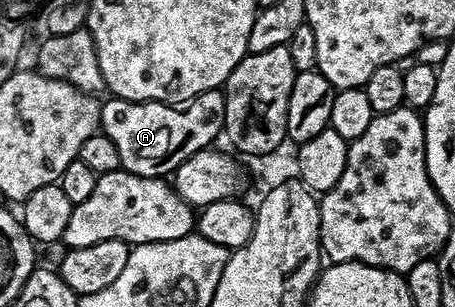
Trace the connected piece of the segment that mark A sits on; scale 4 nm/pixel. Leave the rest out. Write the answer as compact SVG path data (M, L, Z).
M221 89L203 91L192 101L178 107L164 101L128 101L110 96L101 107L100 132L115 143L121 168L140 177L160 177L172 174L195 151L210 148L223 133L225 95Z

